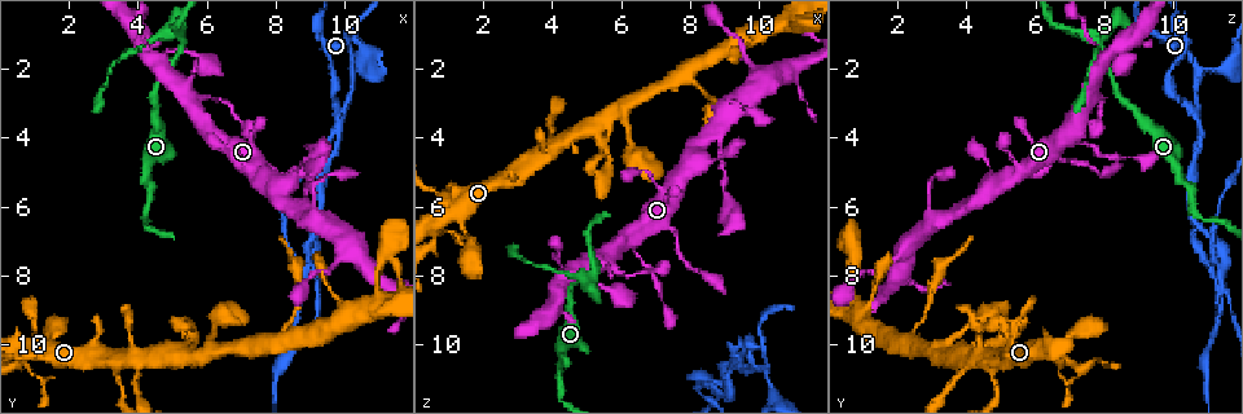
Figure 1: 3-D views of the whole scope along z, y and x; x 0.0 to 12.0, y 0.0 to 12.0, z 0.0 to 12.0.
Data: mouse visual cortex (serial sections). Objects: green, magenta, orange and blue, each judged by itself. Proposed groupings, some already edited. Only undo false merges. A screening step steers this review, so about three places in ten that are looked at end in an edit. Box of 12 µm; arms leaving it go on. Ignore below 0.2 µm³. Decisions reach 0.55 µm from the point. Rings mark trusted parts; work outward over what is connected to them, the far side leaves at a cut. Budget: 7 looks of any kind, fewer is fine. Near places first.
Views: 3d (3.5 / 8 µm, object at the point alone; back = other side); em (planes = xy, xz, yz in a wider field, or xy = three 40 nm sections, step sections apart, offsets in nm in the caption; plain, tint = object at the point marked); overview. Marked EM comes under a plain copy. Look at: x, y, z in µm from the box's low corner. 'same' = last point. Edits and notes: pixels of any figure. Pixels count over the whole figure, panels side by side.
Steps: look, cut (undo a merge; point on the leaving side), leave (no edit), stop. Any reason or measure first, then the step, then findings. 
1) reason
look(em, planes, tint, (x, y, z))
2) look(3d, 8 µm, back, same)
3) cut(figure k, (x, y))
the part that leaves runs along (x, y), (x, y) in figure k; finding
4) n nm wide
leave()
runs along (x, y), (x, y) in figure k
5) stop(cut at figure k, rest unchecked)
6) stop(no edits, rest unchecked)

closes a loop
look(3d, 3.5 µm, back, (5.5, 9.5, 4.4))

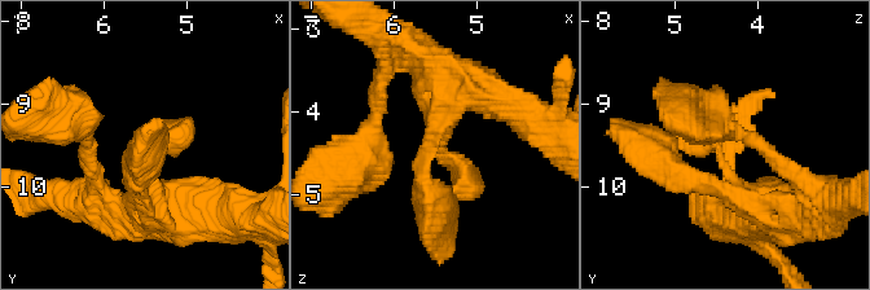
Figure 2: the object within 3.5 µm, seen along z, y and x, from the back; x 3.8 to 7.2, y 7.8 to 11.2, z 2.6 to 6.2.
look(em, xy, step 1, tint, (5.50, 9.60, 4.45))

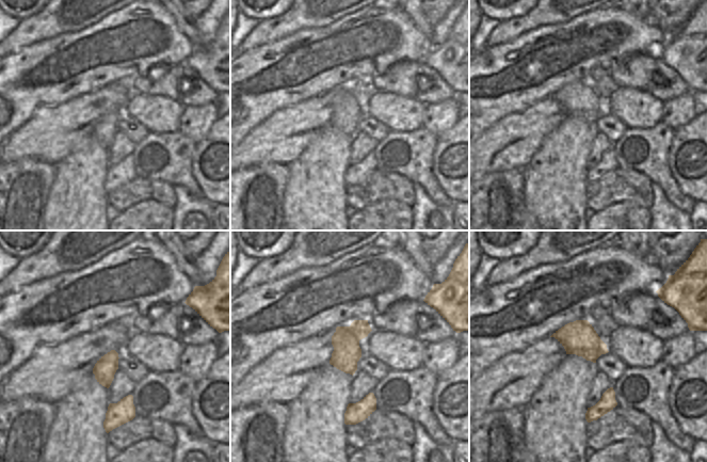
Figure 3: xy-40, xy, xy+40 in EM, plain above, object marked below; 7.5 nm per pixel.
leave()
runs along (782, 210), (752, 202), (720, 139) in figure 2; continuous, no second cell

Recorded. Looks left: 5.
abrupt turn
look(3d, 3.5 µm, (5.3, 1.2, 8.0))

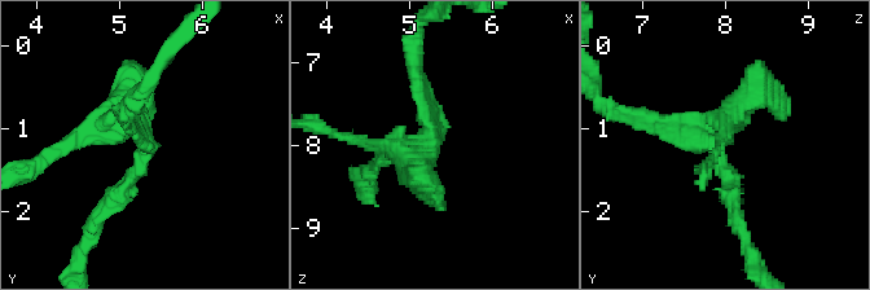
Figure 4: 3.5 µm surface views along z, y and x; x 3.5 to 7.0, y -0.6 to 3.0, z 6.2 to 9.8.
look(em, xy, step 1, tint, (5.30, 1.20, 7.90))

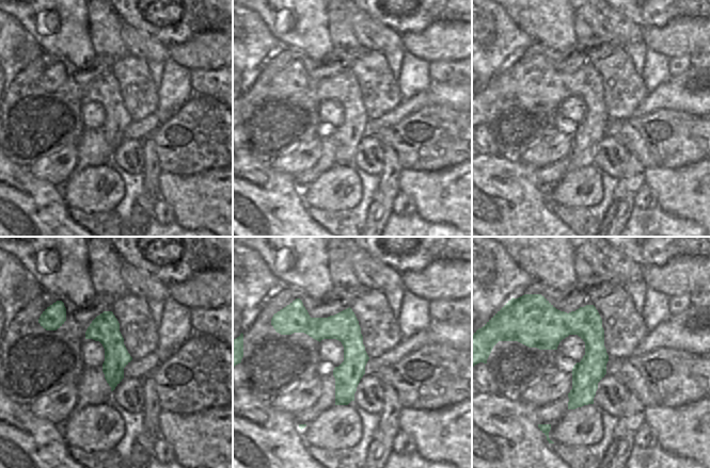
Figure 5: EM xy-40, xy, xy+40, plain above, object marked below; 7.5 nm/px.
leave()
runs along (736, 214), (716, 150), (726, 131) in figure 4; continuous, no second cell

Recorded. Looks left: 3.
two arms in line, one across
look(3d, 3.5 µm, (10.0, 3.3, 10.7))

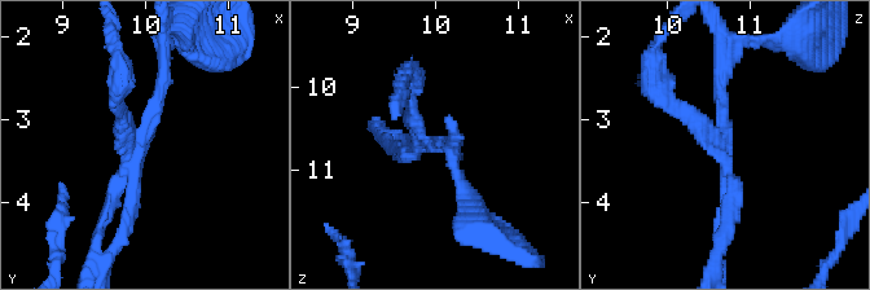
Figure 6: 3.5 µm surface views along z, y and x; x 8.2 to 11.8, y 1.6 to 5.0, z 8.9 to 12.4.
3 arms; arms of 150, 200, 200 nm
look(em, xy, step 3, tint, (9.95, 3.20, 10.70))

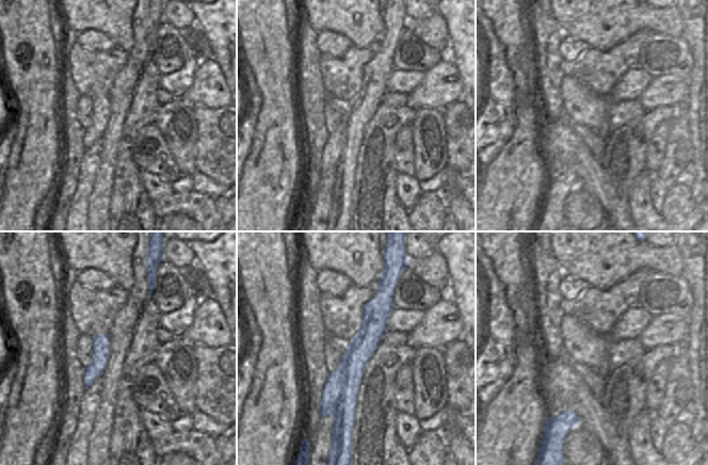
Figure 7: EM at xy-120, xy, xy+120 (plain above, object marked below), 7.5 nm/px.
cut(figure 6, (681, 109))
border along (347, 352), (347, 381), (334, 415) in figure 7; a second cell is stuck on

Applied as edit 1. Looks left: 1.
stop(cut at figure 6, rest unchecked)

